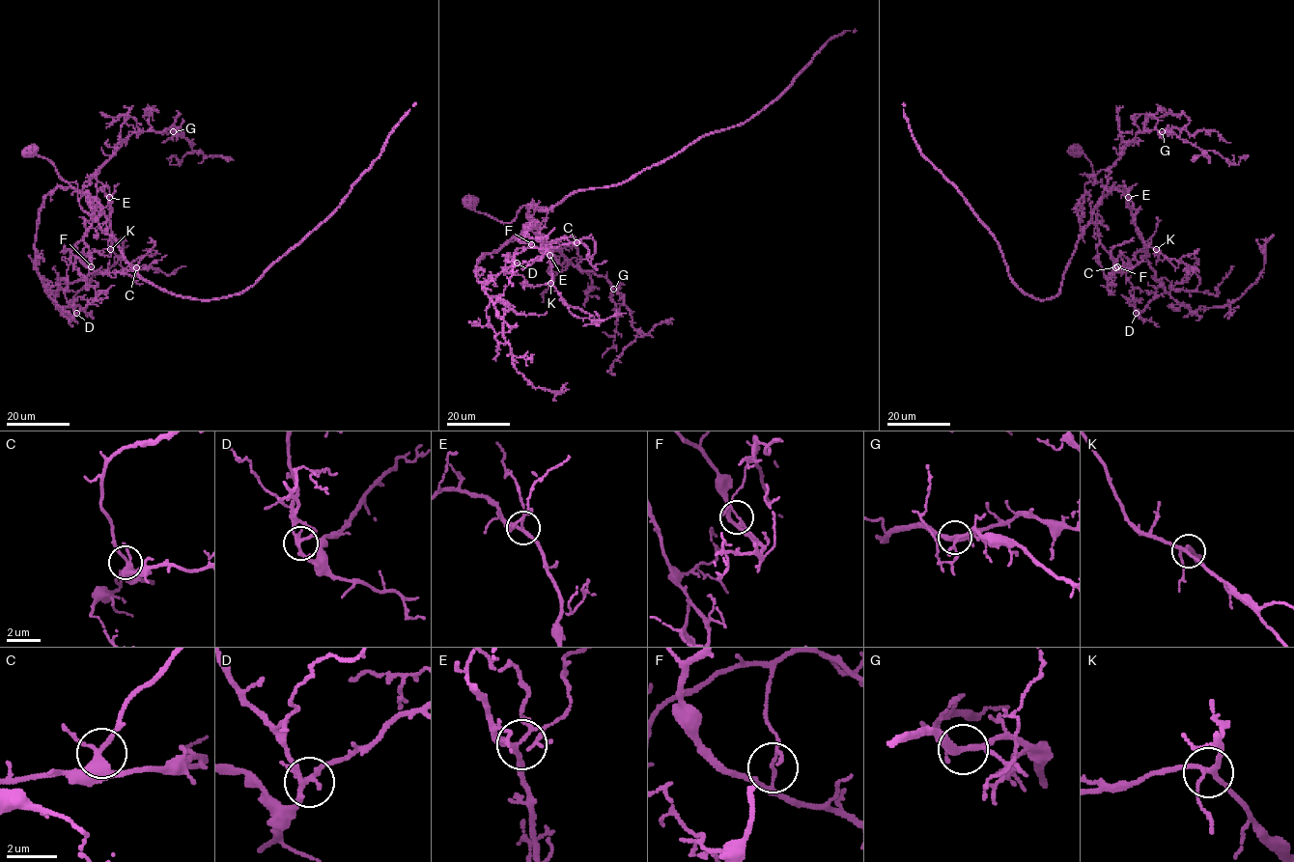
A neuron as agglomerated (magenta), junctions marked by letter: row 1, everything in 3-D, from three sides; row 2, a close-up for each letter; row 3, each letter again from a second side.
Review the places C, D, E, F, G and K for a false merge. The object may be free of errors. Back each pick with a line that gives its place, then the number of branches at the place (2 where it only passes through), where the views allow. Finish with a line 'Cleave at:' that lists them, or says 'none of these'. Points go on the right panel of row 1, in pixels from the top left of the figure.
Cleave at: none of these

